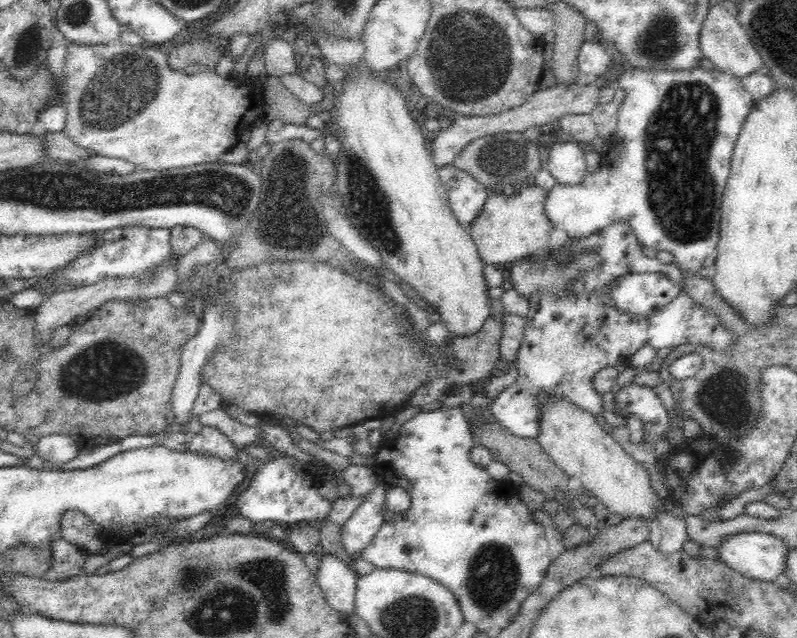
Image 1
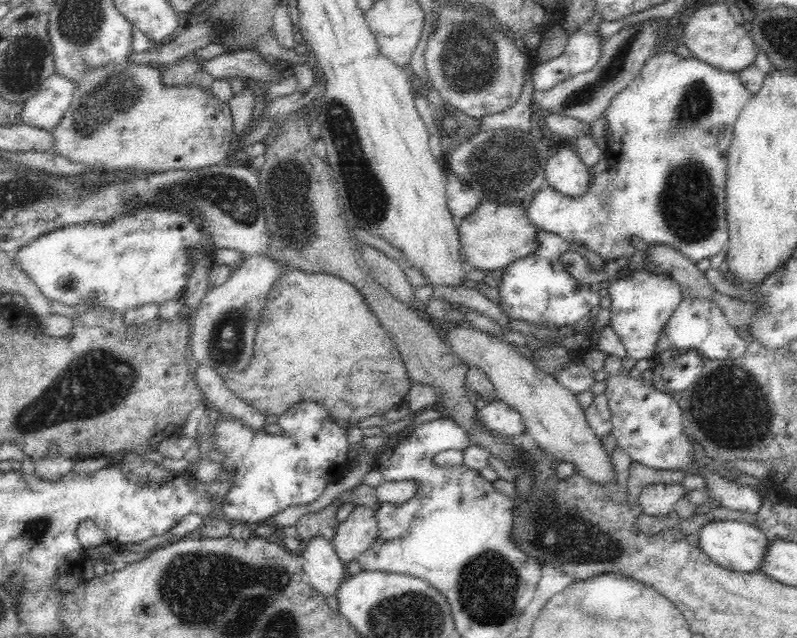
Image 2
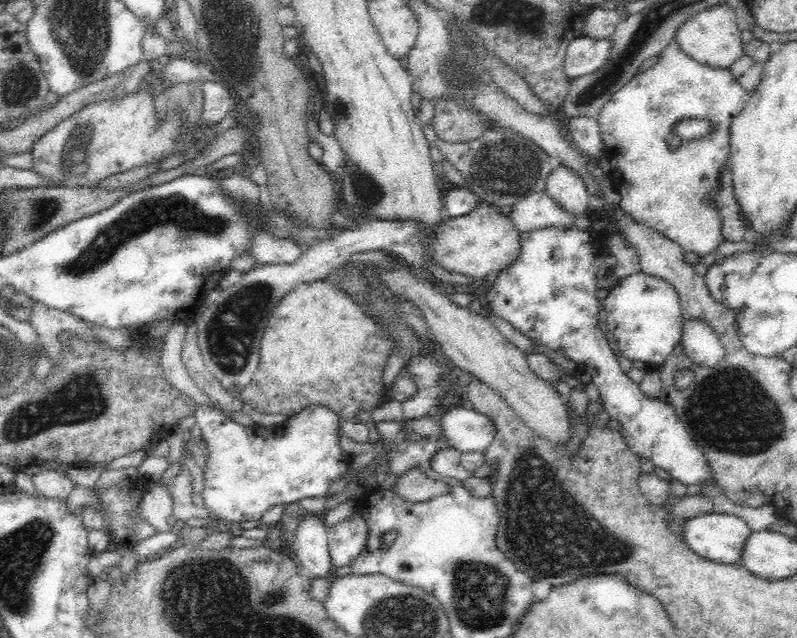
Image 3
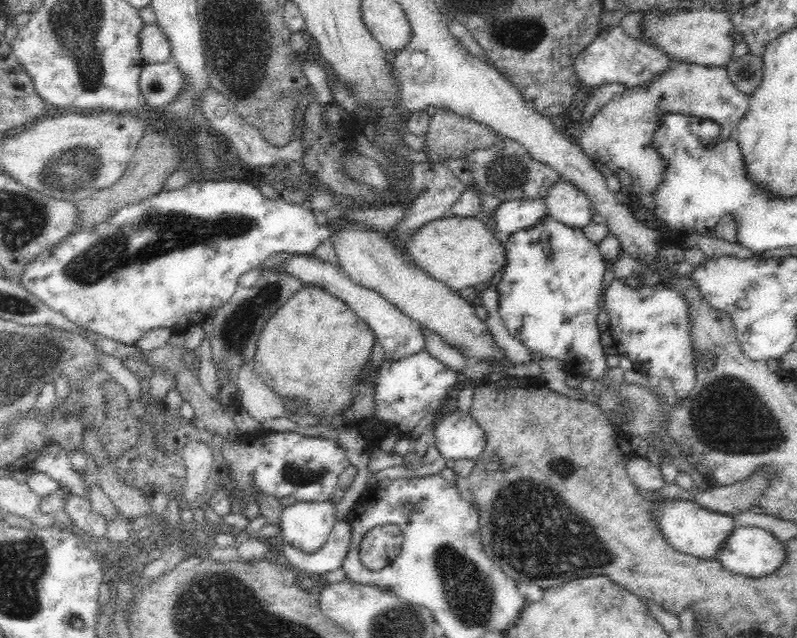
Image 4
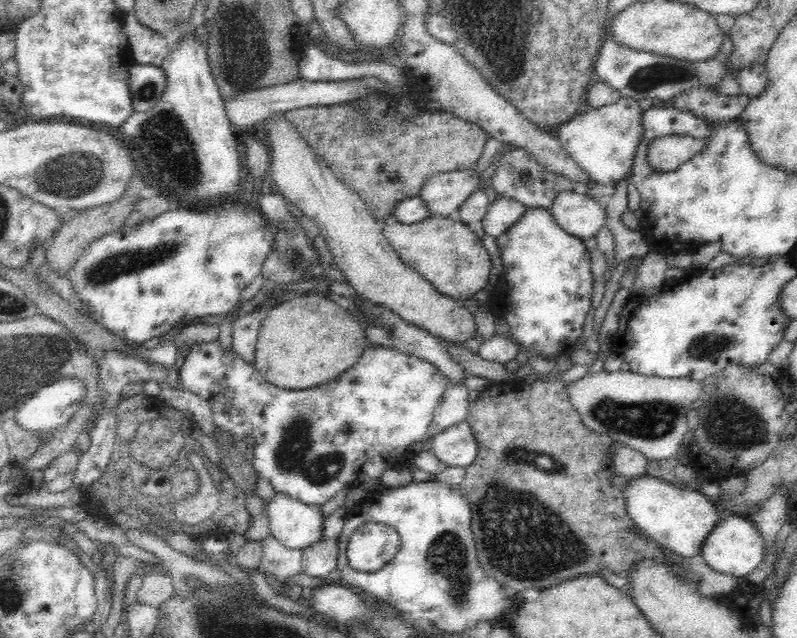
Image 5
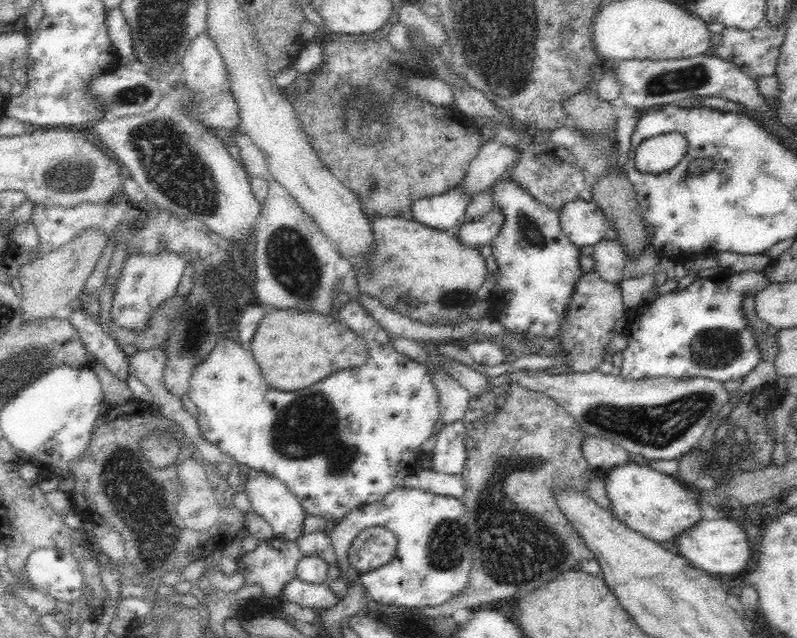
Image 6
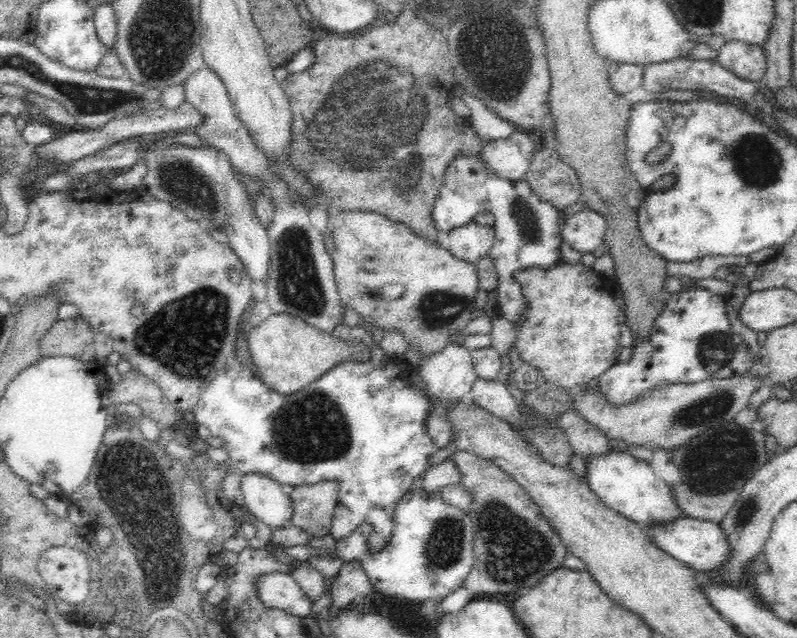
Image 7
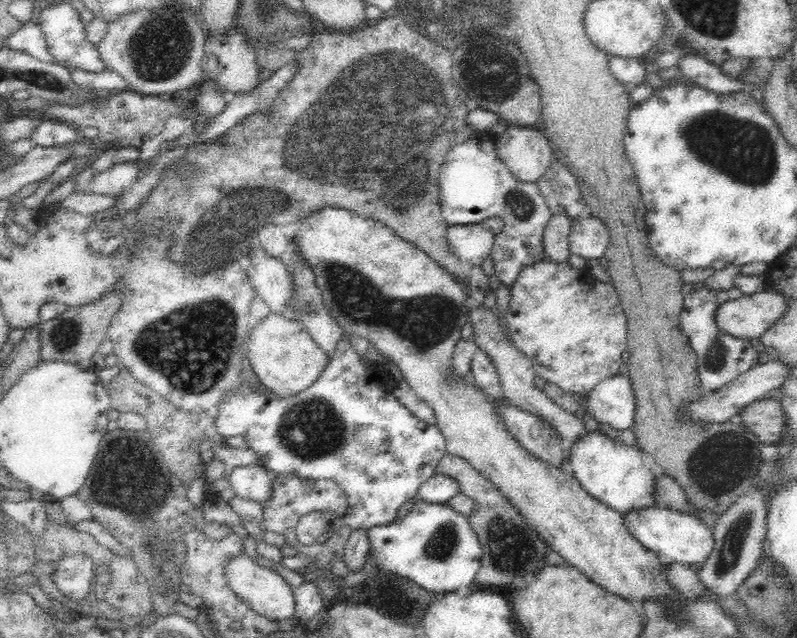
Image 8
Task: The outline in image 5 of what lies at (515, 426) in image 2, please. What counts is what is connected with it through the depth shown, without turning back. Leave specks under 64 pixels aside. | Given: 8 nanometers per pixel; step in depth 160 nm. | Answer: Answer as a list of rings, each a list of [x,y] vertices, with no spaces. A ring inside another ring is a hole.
[[[467,421],[437,433],[431,442],[432,452],[447,467],[467,467],[476,458],[478,447]]]

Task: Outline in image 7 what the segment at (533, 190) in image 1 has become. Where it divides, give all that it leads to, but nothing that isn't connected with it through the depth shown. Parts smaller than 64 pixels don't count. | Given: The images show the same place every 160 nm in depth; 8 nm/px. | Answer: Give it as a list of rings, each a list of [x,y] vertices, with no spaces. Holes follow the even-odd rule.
[[[335,210],[328,213],[326,226],[322,231],[326,253],[332,259],[334,281],[338,289],[340,304],[343,310],[354,310],[359,316],[359,322],[372,323],[375,327],[388,331],[400,331],[408,341],[411,351],[419,351],[421,361],[428,360],[436,353],[448,348],[451,338],[462,330],[476,314],[474,298],[479,288],[475,265],[452,255],[448,249],[432,240],[416,235],[404,223],[392,221],[381,214],[364,210]],[[388,284],[401,284],[403,294],[394,300],[389,300],[382,294],[382,288]]]

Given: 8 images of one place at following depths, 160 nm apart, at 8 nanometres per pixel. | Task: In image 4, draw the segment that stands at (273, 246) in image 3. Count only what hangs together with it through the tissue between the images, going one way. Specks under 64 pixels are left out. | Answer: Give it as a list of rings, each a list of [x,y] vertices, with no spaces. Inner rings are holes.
[[[293,255],[279,269],[300,279],[300,282],[305,286],[317,285],[328,291],[332,296],[344,301],[356,313],[356,316],[372,329],[376,340],[382,344],[386,351],[386,359],[401,360],[426,350],[423,329],[416,321],[409,319],[380,293],[352,282],[352,279],[336,263],[323,261],[312,255]]]

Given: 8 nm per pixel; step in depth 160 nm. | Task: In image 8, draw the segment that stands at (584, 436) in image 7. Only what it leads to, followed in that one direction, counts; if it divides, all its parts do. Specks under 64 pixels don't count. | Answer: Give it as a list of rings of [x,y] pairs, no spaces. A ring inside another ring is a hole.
[[[480,305],[475,310],[470,310],[468,318],[473,328],[471,339],[476,343],[478,350],[486,352],[488,357],[491,358],[491,362],[496,368],[502,391],[510,405],[521,408],[521,410],[529,414],[541,417],[544,421],[552,424],[565,443],[572,443],[587,433],[584,424],[576,418],[576,414],[567,412],[564,408],[556,405],[543,390],[535,388],[534,379],[536,372],[530,357],[514,347],[512,340],[508,339],[508,335],[498,325],[497,316],[493,313],[492,308],[484,308]]]

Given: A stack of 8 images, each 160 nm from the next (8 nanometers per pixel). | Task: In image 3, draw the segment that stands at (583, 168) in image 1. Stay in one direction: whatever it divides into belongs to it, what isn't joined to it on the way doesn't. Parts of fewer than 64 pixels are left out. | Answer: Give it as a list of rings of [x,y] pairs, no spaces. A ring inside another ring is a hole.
[[[562,166],[553,170],[548,175],[544,191],[559,207],[572,215],[580,216],[588,210],[590,193],[573,170]]]

